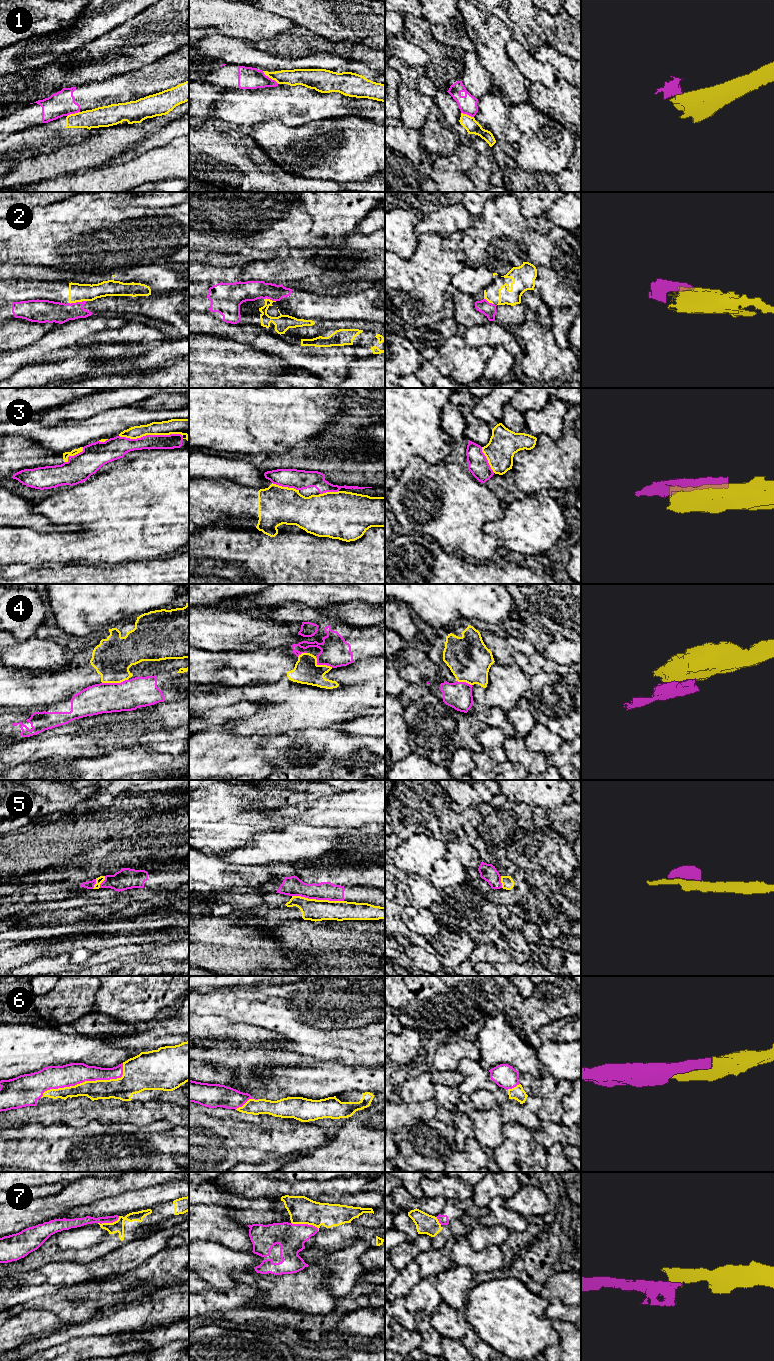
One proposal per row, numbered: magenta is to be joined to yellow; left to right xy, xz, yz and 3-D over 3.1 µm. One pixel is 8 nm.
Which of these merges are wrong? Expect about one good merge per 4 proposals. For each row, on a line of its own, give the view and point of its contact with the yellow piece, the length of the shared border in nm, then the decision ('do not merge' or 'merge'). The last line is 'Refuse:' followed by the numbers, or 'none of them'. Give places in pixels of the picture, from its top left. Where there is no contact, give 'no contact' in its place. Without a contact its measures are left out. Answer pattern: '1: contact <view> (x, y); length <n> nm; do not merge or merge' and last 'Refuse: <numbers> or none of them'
1: contact xz (270, 77); length 170 nm; do not merge
2: contact xy (77, 301); length 150 nm; do not merge
3: contact xy (150, 434); length 500 nm; do not merge
4: contact xy (115, 682); length 220 nm; do not merge
5: contact xz (318, 900); length 420 nm; do not merge
6: contact xy (86, 1081); length 750 nm; merge
7: contact xz (305, 1223); length 240 nm; do not merge
Refuse: 1, 2, 3, 4, 5, 7

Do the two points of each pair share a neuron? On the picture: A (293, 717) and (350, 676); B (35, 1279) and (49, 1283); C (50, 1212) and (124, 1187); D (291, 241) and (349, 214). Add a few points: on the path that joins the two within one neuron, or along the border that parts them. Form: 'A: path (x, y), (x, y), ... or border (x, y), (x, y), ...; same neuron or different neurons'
A: path (312, 707), (336, 706), (350, 694); same neuron
B: path (38, 1279), (46, 1280); same neuron
C: path (68, 1199), (75, 1194), (91, 1189), (106, 1188); same neuron
D: path (305, 227), (313, 224), (323, 214), (335, 214); same neuron

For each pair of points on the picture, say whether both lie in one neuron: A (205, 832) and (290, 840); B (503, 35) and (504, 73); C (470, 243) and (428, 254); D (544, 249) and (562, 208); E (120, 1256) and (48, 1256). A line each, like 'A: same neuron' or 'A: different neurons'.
A: different neurons
B: same neuron
C: different neurons
D: different neurons
E: different neurons

